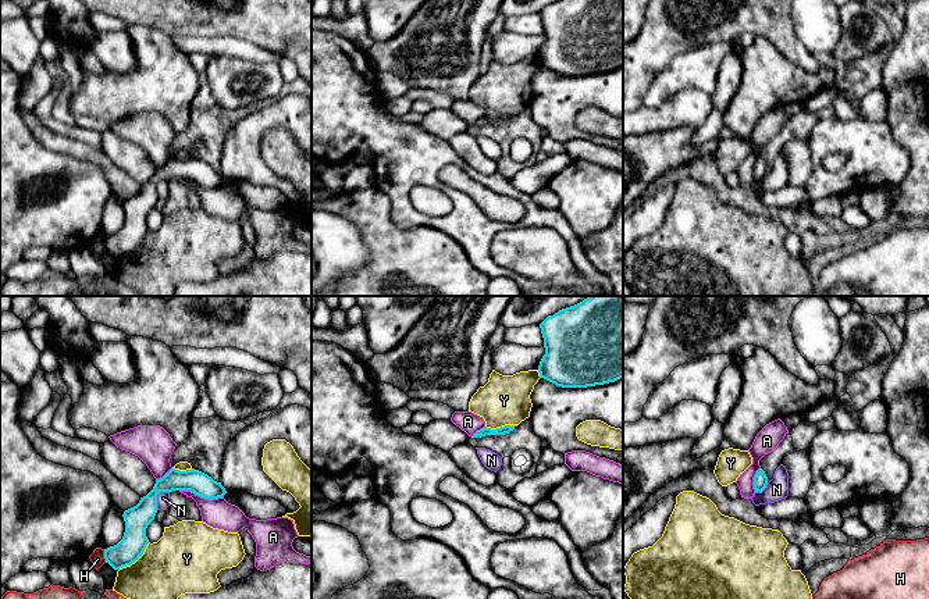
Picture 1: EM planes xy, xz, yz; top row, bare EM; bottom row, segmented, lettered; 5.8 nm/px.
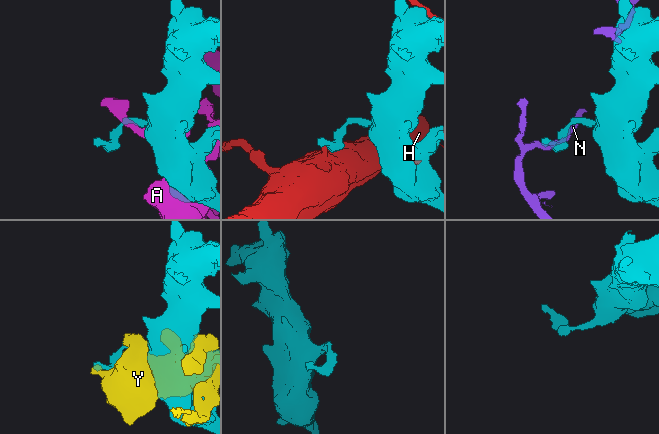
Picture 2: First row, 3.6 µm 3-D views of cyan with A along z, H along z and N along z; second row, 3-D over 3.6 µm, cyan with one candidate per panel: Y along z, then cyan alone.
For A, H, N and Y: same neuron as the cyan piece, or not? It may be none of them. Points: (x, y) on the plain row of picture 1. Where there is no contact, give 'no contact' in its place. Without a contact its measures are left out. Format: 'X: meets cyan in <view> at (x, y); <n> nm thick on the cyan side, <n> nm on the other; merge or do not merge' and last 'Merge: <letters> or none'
A: meets cyan in xy at (202, 185); 140 nm thick on the cyan side, 170 nm on the other; do not merge
H: meets cyan in xy at (104, 245); 150 nm thick on the cyan side, 80 nm on the other; do not merge
N: meets cyan in xy at (156, 185); 150 nm thick on the cyan side, 80 nm on the other; do not merge
Y: meets cyan in xy at (135, 249); 150 nm thick on the cyan side, 360 nm on the other; do not merge
Merge: none

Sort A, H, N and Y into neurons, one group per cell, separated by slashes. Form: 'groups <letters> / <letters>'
groups A / H / N / Y

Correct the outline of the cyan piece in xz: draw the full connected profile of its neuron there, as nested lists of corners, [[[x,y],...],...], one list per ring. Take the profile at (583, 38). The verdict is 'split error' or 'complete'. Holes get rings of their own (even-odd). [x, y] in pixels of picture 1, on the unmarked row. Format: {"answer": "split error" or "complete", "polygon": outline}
{"answer": "complete", "polygon": [[[558,0],[541,13],[545,43],[540,65],[562,76],[587,76],[623,67],[623,0]]]}

